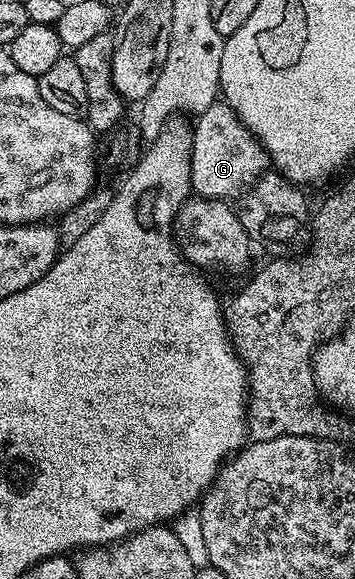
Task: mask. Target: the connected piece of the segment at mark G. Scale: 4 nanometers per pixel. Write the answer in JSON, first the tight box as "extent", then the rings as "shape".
{"extent":[191,101,270,200],"shape":[[[224,101],[212,103],[196,116],[197,123],[192,124],[193,140],[191,141],[191,191],[202,199],[232,200],[240,196],[250,185],[256,183],[260,175],[266,174],[270,166],[269,152],[239,121],[239,117]]]}

